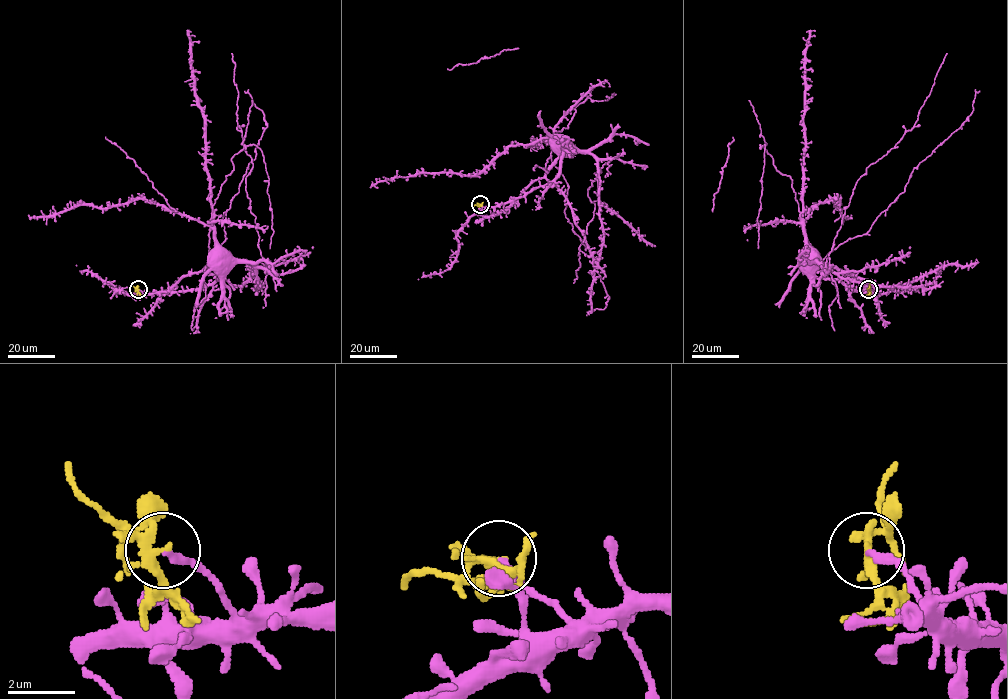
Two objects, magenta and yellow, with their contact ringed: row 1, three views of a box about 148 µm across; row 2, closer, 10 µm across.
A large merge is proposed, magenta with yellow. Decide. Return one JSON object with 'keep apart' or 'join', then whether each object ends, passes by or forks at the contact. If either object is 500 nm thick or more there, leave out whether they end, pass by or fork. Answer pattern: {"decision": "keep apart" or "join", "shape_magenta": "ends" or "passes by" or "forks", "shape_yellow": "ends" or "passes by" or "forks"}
{"decision": "keep apart", "shape_magenta": "ends", "shape_yellow": "forks"}

